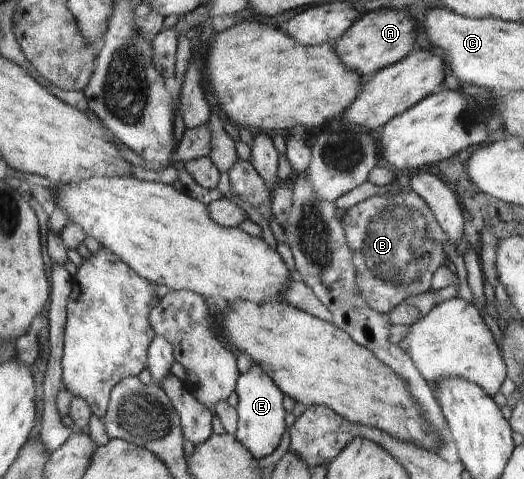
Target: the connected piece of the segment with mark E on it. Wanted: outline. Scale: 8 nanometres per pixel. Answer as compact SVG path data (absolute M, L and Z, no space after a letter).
M251 364L251 367L242 373L240 380L237 381L237 395L238 422L234 436L249 449L257 460L260 460L267 453L273 453L277 449L287 429L285 409L283 409L283 391L259 364Z

